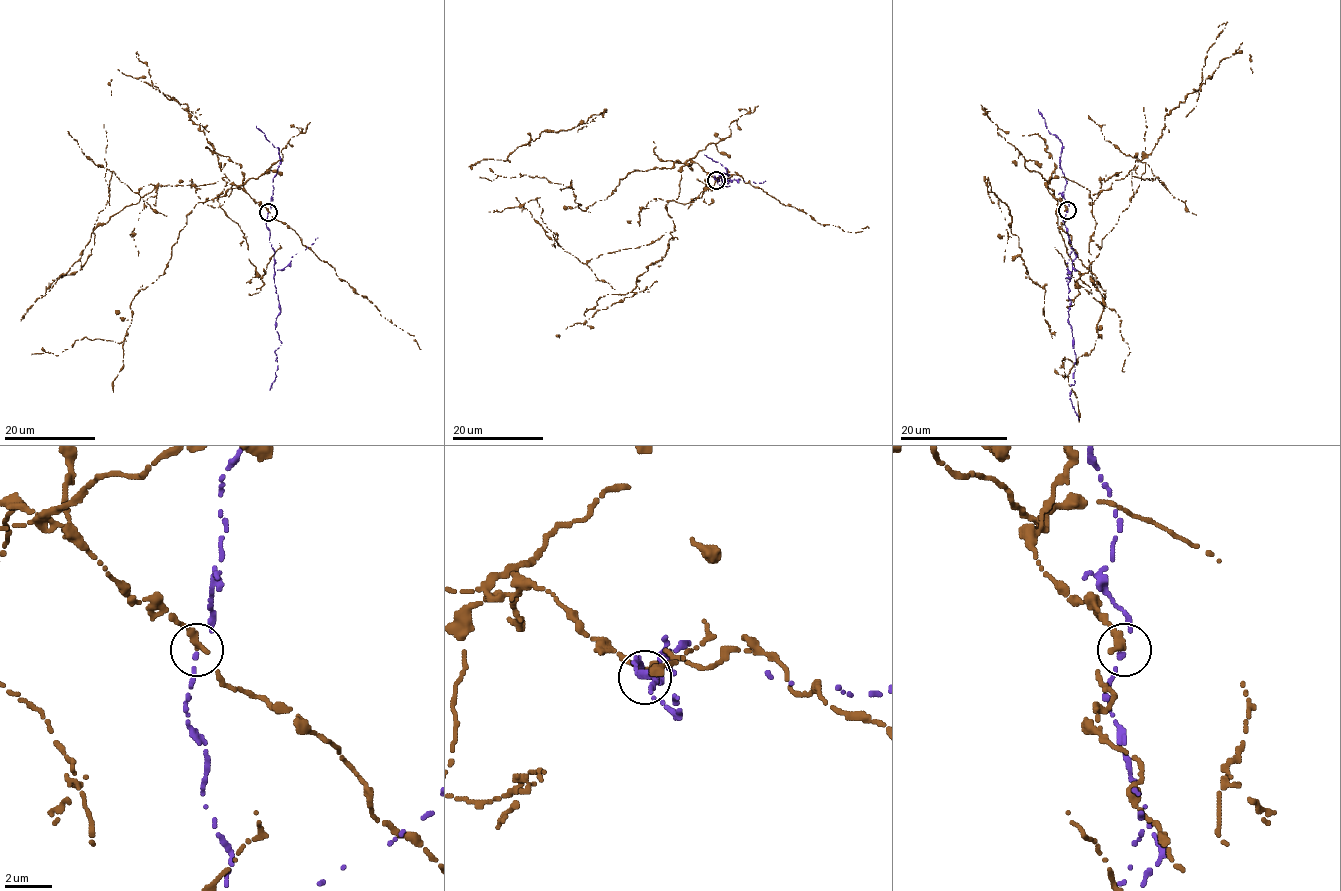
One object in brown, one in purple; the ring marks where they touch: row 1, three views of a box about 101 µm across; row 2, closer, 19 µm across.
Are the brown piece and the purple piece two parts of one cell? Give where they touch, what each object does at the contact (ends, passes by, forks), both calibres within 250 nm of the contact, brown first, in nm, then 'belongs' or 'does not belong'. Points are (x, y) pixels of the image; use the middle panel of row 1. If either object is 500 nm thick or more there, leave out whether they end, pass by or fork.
(716, 180) | brown ends | purple passes by | 400/140 nm | does not belong

